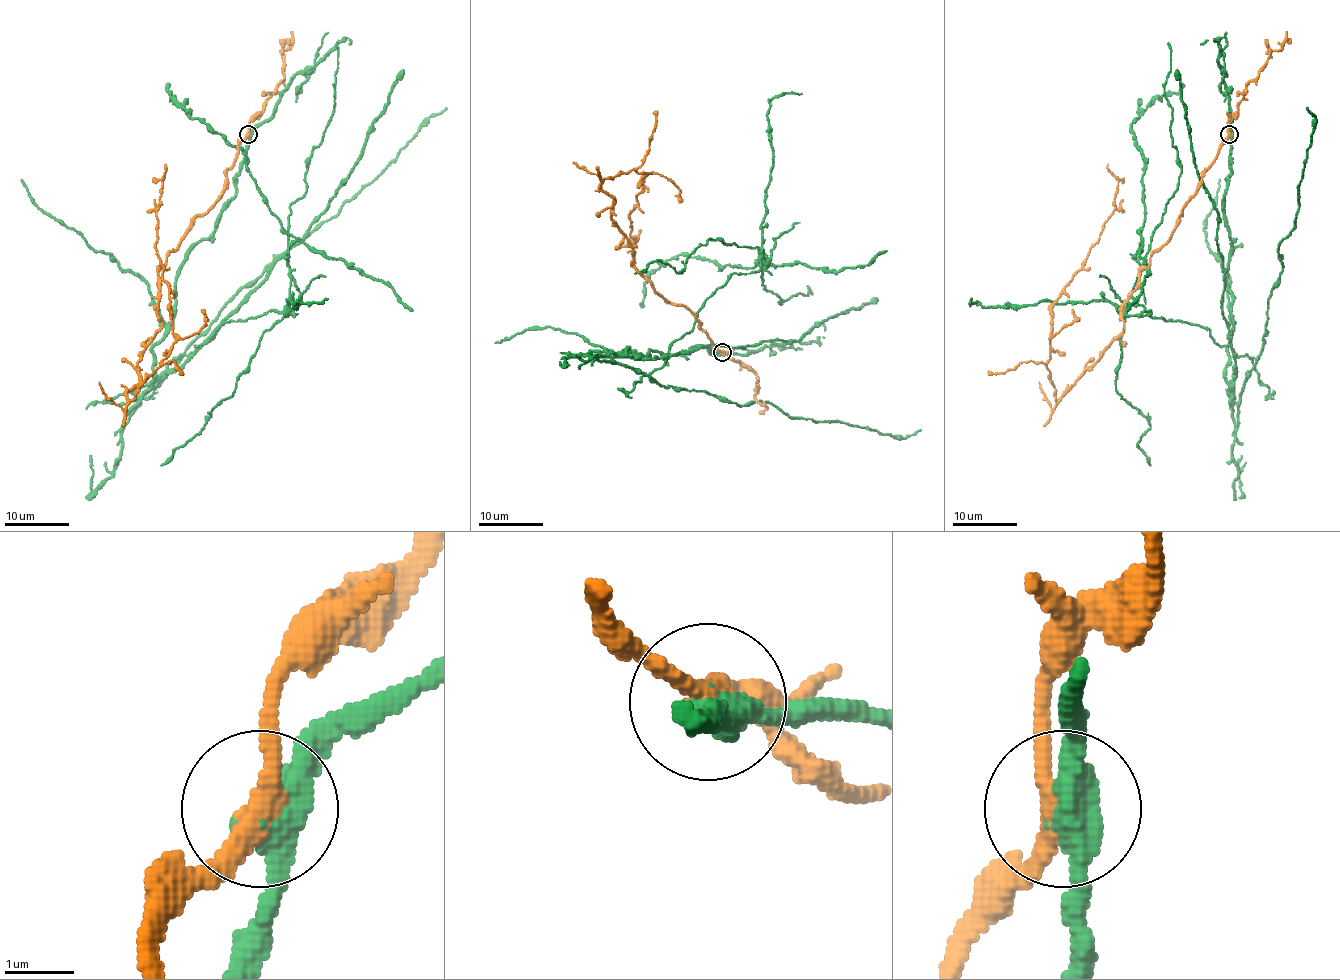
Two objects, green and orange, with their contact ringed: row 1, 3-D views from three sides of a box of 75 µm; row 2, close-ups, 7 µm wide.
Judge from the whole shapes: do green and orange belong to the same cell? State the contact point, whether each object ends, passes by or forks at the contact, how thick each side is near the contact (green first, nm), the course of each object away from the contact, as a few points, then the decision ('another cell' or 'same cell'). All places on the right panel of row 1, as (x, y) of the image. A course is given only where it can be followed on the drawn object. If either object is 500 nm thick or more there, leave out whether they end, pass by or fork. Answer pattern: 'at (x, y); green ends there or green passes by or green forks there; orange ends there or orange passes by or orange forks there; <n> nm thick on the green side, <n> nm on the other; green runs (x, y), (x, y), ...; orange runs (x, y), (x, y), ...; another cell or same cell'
at (1229, 134); green passes by; orange passes by; 440 nm thick on the green side, 320 nm on the other; green runs (1230, 133), (1228, 382), (1231, 348), (1206, 327), (1151, 314), (1131, 290), (1144, 221), (1131, 124), (1183, 83); orange runs (1230, 133), (1141, 271), (1121, 332), (1055, 400), (1052, 303), (1115, 208), (1118, 179), (1107, 164); another cell

